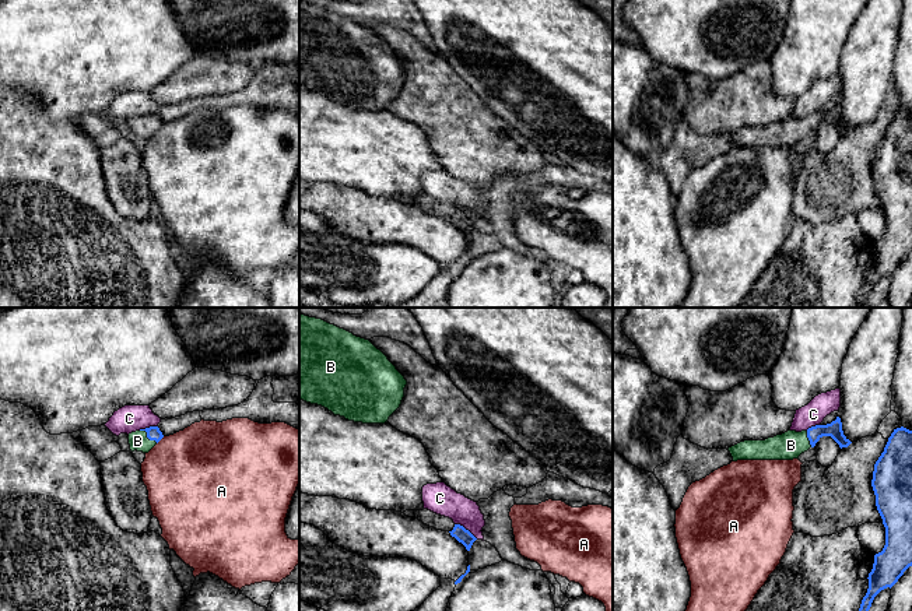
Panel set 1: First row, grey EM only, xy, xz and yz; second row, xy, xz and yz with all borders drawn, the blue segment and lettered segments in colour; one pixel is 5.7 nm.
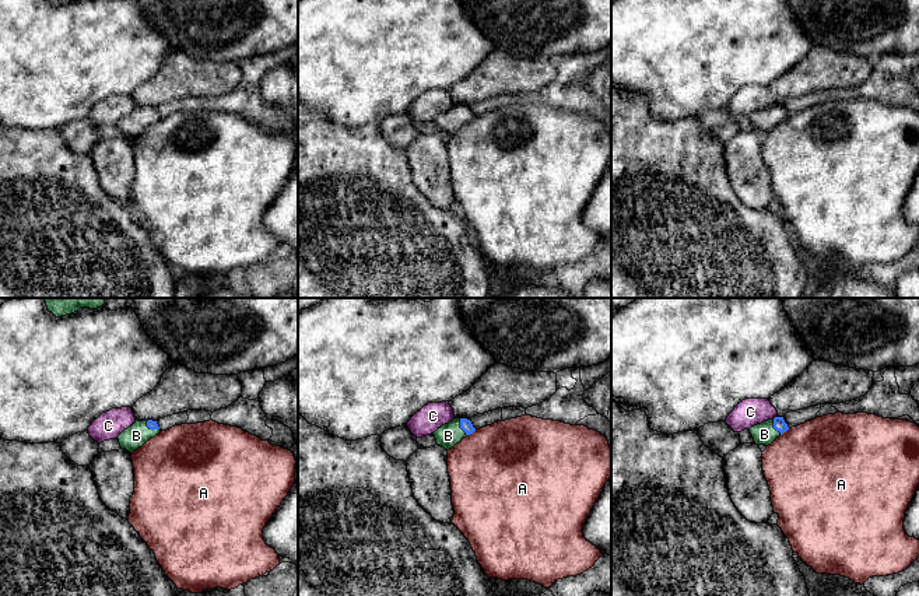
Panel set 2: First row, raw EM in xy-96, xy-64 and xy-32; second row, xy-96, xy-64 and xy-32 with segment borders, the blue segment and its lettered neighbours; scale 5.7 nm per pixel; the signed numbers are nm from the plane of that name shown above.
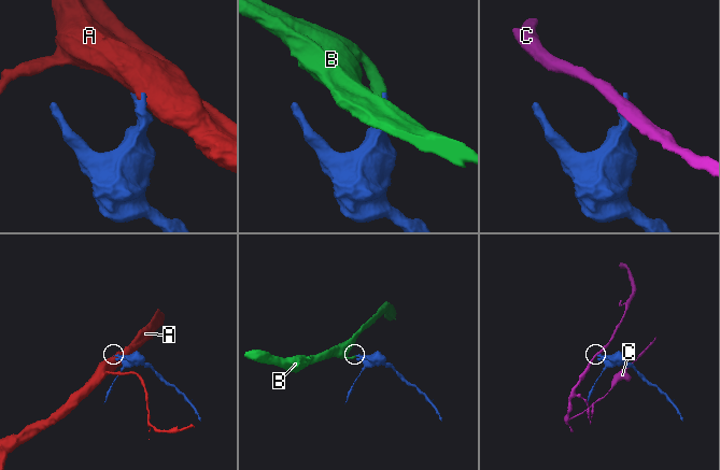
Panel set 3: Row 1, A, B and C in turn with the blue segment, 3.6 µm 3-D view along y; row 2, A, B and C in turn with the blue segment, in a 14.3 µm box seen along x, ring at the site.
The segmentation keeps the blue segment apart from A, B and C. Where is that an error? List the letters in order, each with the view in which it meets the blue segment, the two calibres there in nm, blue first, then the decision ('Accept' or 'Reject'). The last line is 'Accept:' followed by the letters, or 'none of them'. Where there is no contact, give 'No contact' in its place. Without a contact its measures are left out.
A: Touches blue in xy. Thickness 80 nm (blue) against 480 nm. Reject
B: Touches blue in xy. Thickness 80 nm (blue) against 110 nm. Accept
C: Touches blue in xz. Thickness 90 nm (blue) against 170 nm. Reject
Accept: B

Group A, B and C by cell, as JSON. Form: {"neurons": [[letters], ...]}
{"neurons": [["A"], ["B"], ["C"]]}

